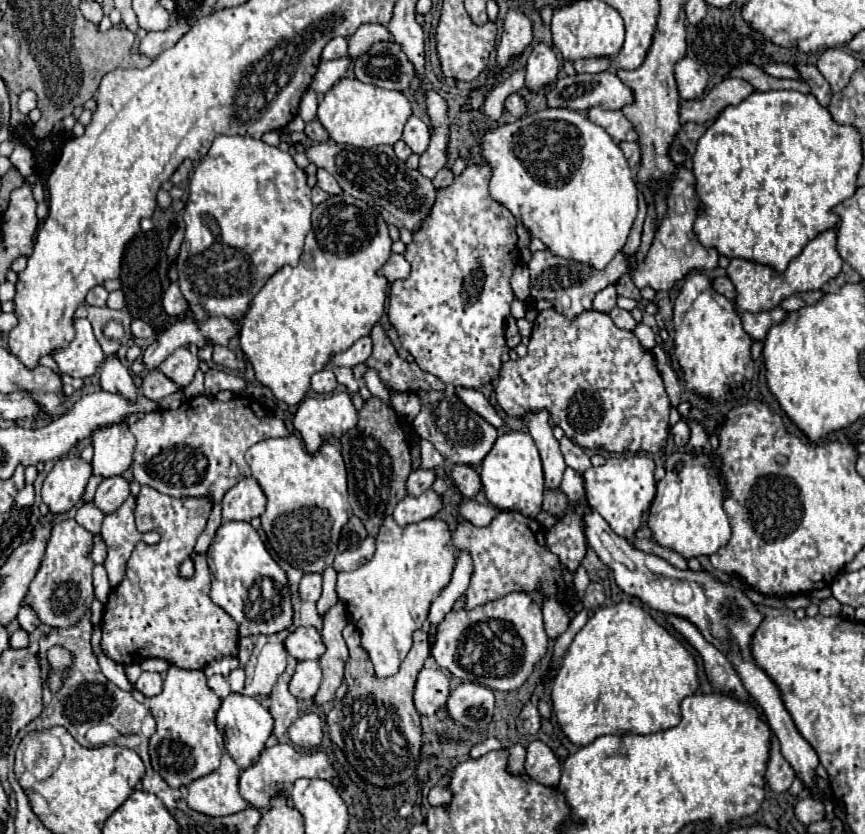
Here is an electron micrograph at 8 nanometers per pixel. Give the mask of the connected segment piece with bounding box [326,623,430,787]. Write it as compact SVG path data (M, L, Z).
M352 623L344 627L344 641L350 649L344 675L348 691L344 699L334 703L334 707L326 715L330 737L346 753L350 765L368 783L380 787L398 785L414 775L418 753L422 747L420 713L414 707L412 693L424 659L430 655L428 633L424 633L422 629L414 633L414 645L402 661L400 671L384 679L374 675L372 661L368 661L368 653L364 653L364 647L360 645L360 631Z

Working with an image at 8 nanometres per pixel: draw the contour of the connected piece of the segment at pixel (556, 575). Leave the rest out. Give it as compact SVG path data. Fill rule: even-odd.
M502 511L488 527L474 527L468 521L462 521L452 533L452 541L458 549L466 549L474 561L474 573L470 587L466 589L466 607L478 607L488 601L500 599L512 591L534 591L538 585L544 595L556 599L566 597L566 585L572 581L572 575L566 573L560 561L548 551L544 543L546 529L536 519L524 517L516 511Z

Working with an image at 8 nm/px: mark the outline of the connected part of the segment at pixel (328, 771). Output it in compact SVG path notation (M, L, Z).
M276 743L268 749L262 751L260 759L256 765L244 769L240 773L240 795L254 805L256 809L268 809L268 805L272 805L272 797L288 797L290 787L296 783L296 779L300 777L308 777L308 779L324 779L324 781L332 781L332 785L336 785L336 789L342 787L342 781L338 777L338 771L334 769L334 765L330 763L328 755L322 749L300 749L296 745L288 745L288 743Z

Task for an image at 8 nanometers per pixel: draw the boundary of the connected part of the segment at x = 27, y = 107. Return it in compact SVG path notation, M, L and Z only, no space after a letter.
M24 91L24 93L20 95L18 109L20 109L24 115L28 115L32 109L36 109L36 95L34 95L32 91Z

